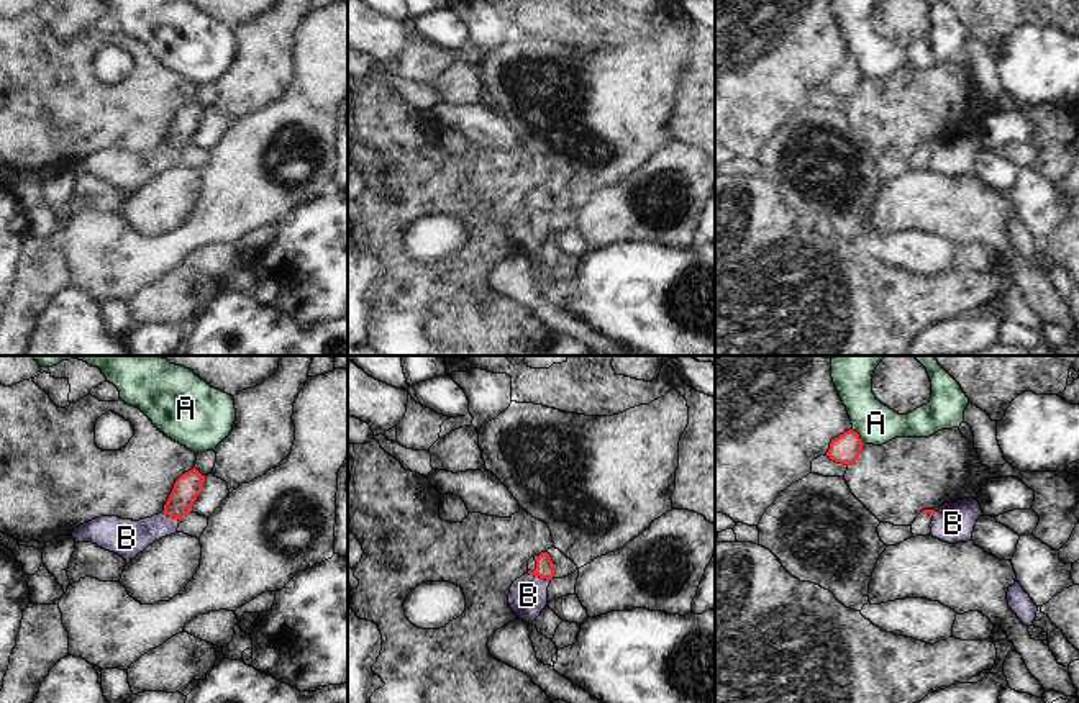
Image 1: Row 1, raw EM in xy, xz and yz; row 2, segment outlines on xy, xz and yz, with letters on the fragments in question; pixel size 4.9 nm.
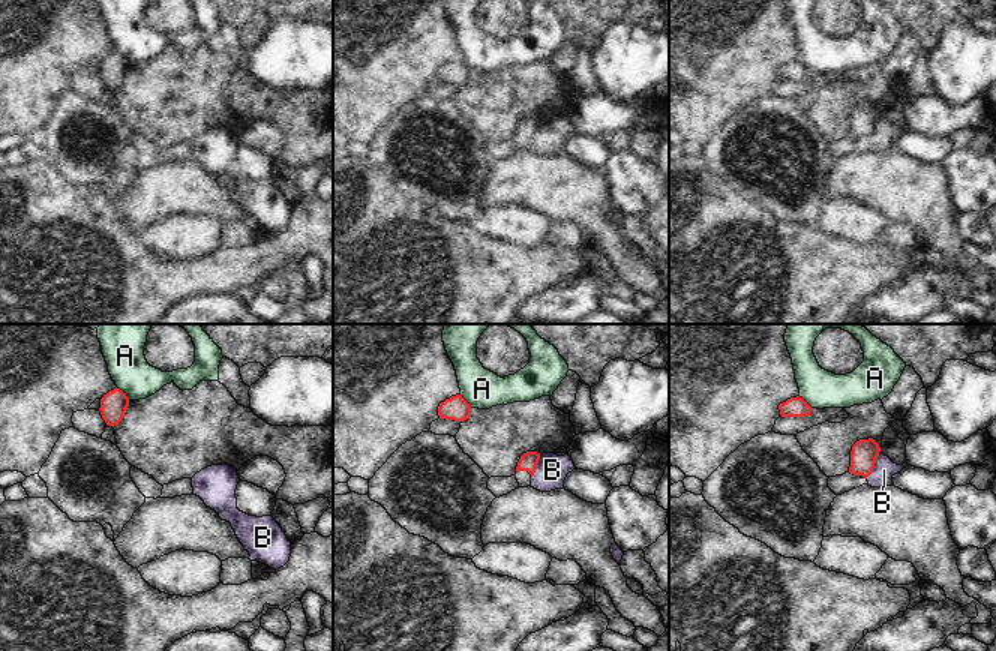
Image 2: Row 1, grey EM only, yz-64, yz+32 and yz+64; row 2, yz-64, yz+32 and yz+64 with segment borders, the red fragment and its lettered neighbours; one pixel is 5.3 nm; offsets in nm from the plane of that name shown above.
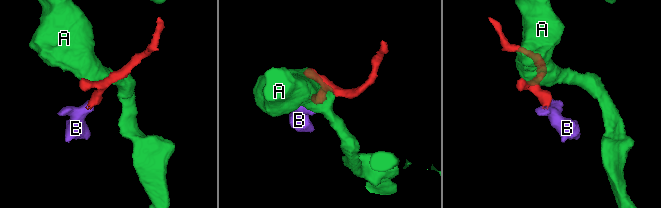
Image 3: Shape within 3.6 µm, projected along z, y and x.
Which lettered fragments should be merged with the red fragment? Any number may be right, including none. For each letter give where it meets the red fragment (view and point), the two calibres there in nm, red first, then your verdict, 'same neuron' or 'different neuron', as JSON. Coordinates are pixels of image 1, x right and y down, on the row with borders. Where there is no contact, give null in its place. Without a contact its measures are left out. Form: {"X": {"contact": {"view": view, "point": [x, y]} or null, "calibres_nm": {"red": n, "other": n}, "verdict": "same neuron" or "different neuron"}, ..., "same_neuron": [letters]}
{"A": {"contact": {"view": "yz", "point": [858, 436]}, "calibres_nm": {"red": 140, "other": 200}, "verdict": "different neuron"}, "B": {"contact": {"view": "xz", "point": [540, 577]}, "calibres_nm": {"red": 100, "other": 190}, "verdict": "different neuron"}, "same_neuron": []}

